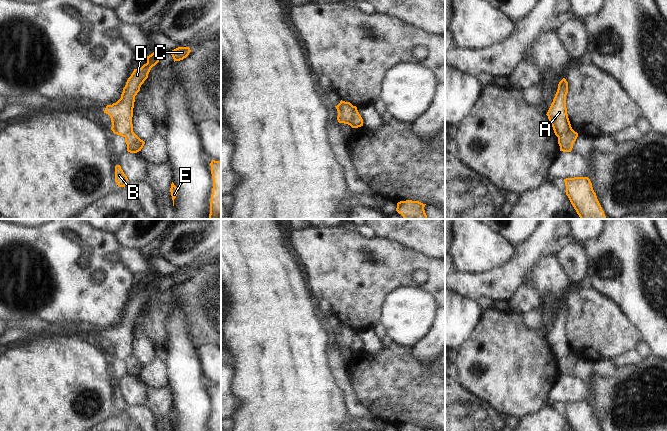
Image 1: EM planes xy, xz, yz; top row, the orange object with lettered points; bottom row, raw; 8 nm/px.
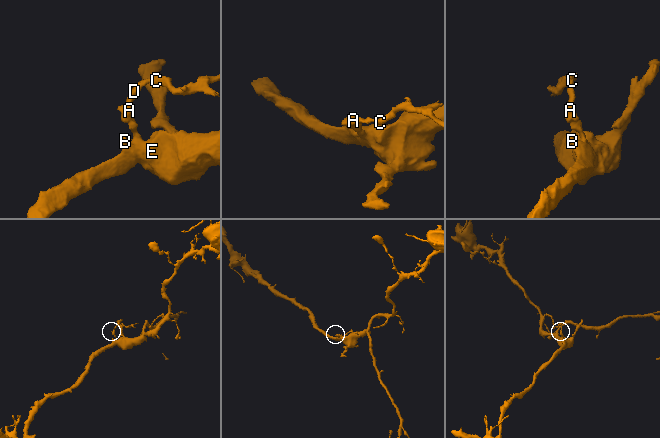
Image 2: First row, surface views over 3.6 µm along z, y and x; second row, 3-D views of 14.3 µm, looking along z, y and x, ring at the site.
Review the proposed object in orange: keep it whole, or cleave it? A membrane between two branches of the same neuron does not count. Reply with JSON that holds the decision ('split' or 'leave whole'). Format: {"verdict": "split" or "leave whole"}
{"verdict": "split"}

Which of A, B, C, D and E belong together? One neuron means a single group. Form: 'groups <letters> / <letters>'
groups A C D / B E

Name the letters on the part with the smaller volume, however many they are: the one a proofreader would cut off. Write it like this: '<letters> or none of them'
A, C, D

